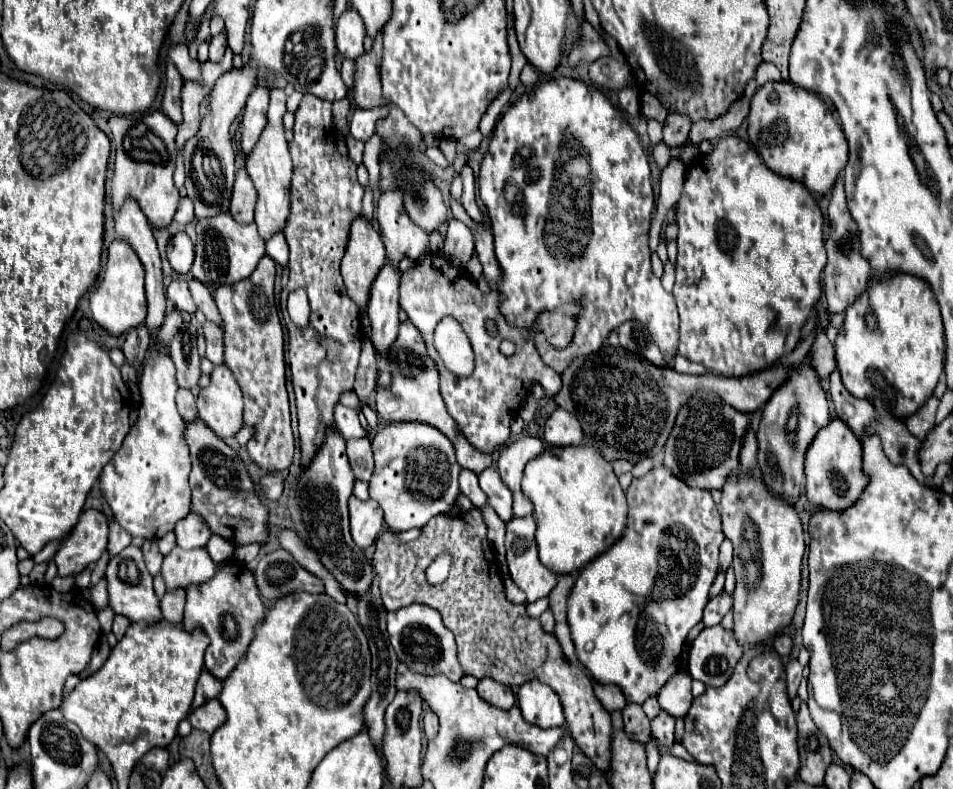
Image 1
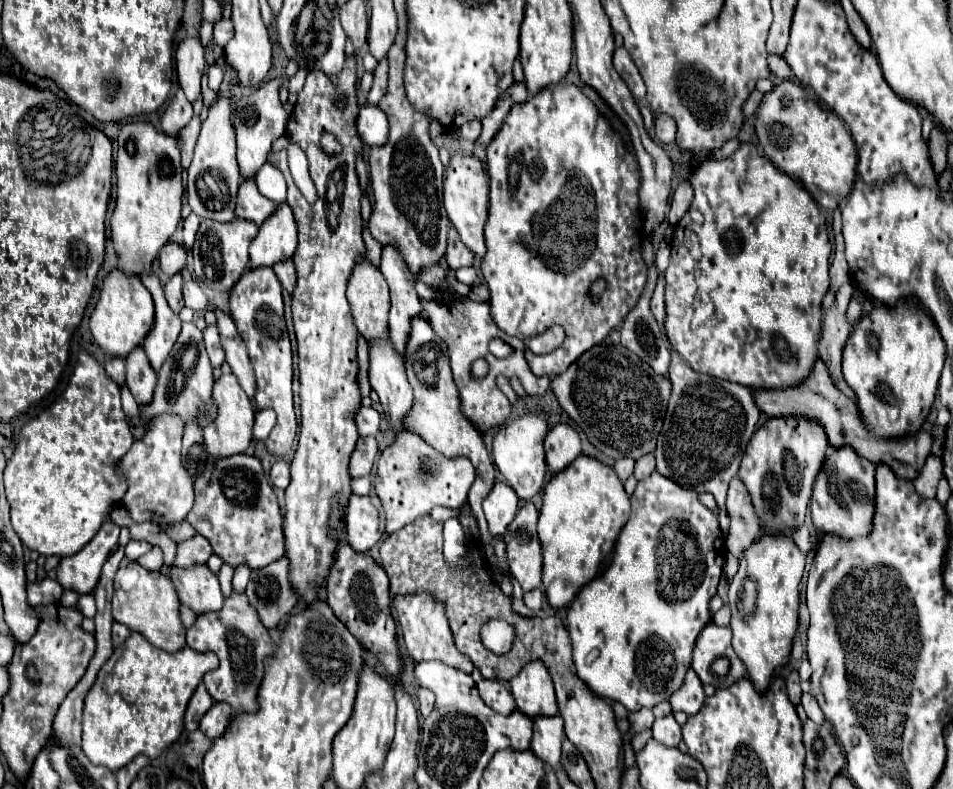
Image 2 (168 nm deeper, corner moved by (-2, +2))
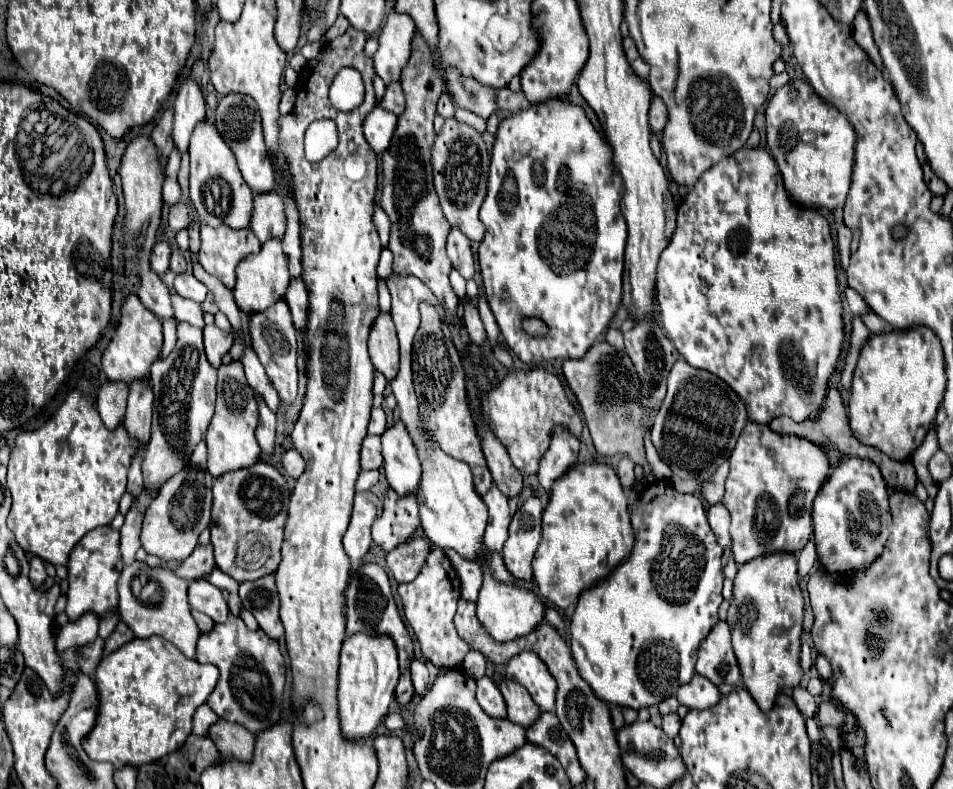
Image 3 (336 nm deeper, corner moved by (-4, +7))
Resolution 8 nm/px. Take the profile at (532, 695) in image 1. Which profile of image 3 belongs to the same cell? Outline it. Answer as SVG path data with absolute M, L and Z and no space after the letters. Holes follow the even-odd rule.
M523 652L509 660L507 664L507 680L519 682L525 686L535 700L535 704L545 710L553 712L555 708L555 680L547 672L547 666L535 652Z

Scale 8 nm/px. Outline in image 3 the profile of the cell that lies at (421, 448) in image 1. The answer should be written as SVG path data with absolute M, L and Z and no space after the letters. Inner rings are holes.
M391 488L383 500L383 514L373 524L373 542L385 552L405 542L419 528L419 508L415 496L397 496Z

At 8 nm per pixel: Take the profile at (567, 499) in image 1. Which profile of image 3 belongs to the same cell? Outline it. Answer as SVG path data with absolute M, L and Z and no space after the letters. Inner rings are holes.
M577 462L555 480L549 504L543 510L543 538L533 558L533 578L539 596L557 608L575 604L579 594L629 556L633 532L629 504L615 468L601 462Z

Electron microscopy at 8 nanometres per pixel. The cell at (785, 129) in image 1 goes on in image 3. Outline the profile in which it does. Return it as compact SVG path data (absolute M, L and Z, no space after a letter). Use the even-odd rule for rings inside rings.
M799 82L799 88L787 84L771 96L765 110L765 122L767 122L767 146L781 170L789 196L797 204L809 208L833 210L845 204L851 184L851 174L853 174L853 152L855 152L855 132L849 120L833 104L821 100L819 94L813 92L809 82Z

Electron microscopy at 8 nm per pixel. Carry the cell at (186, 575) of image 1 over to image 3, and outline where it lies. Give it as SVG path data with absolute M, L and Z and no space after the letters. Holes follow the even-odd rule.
M207 578L189 582L189 604L191 608L211 616L215 624L221 624L227 620L229 606L221 594L221 588L213 586Z

